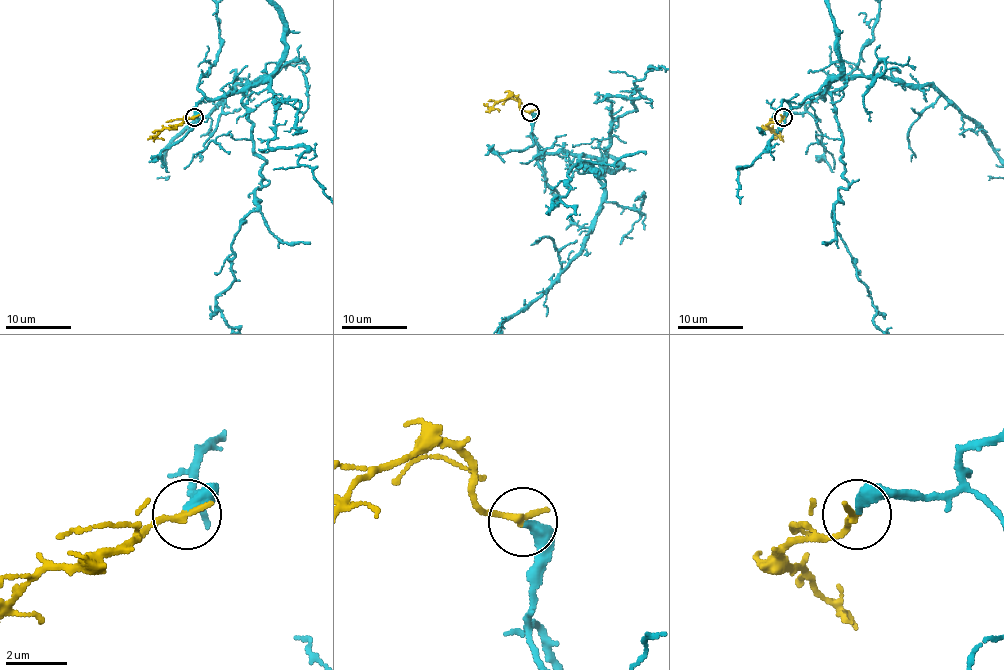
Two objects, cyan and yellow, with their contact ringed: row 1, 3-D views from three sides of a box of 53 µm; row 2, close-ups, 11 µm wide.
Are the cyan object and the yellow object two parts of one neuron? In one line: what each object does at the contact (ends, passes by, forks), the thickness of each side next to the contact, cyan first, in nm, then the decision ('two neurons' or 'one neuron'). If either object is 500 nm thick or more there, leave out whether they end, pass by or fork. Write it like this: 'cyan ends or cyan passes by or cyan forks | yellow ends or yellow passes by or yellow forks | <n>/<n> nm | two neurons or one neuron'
cyan ends | yellow ends | 360/240 nm | one neuron

